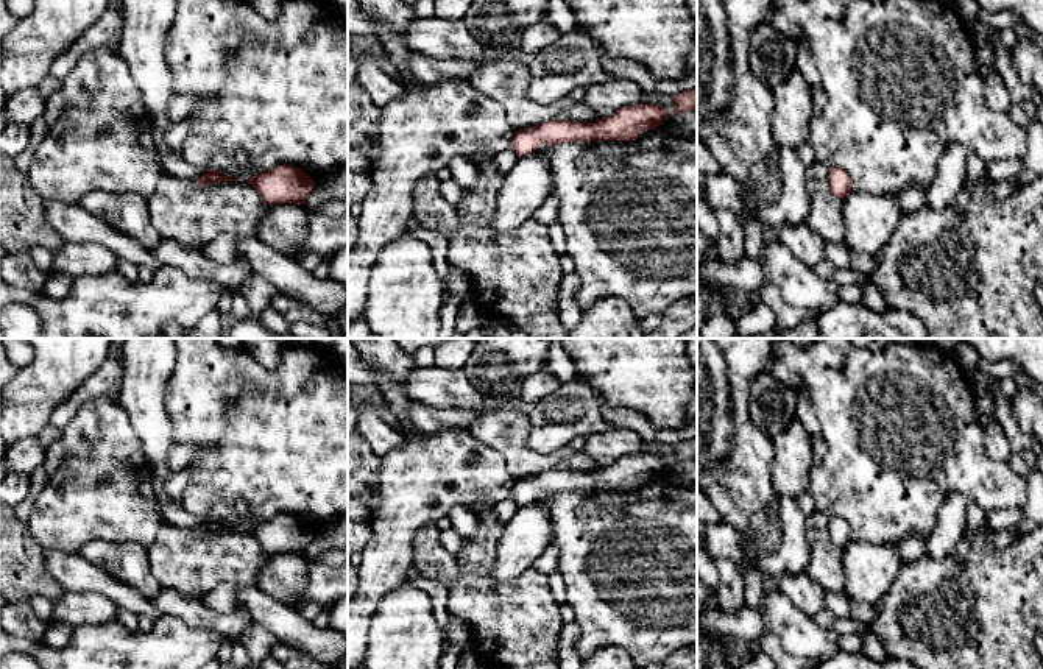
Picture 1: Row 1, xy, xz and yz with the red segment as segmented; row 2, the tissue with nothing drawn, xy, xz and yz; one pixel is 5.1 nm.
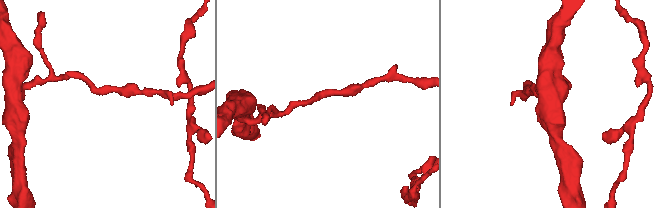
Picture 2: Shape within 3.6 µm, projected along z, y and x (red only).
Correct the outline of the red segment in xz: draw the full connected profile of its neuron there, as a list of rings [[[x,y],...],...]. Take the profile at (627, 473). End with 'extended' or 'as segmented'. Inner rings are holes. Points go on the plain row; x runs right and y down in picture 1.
[[[641,452],[620,457],[594,473],[549,469],[536,476],[518,479],[511,497],[519,505],[535,502],[539,496],[563,491],[635,490],[645,480],[663,474],[669,468],[664,455]]]; as segmented

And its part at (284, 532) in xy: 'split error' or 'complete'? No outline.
complete

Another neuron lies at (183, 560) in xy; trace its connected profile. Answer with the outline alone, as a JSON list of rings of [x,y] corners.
[[[162,518],[157,538],[148,549],[148,565],[161,586],[186,597],[204,599],[225,582],[256,586],[257,575],[265,565],[265,552],[259,541],[245,530],[232,529],[201,536],[198,529],[175,526]]]

